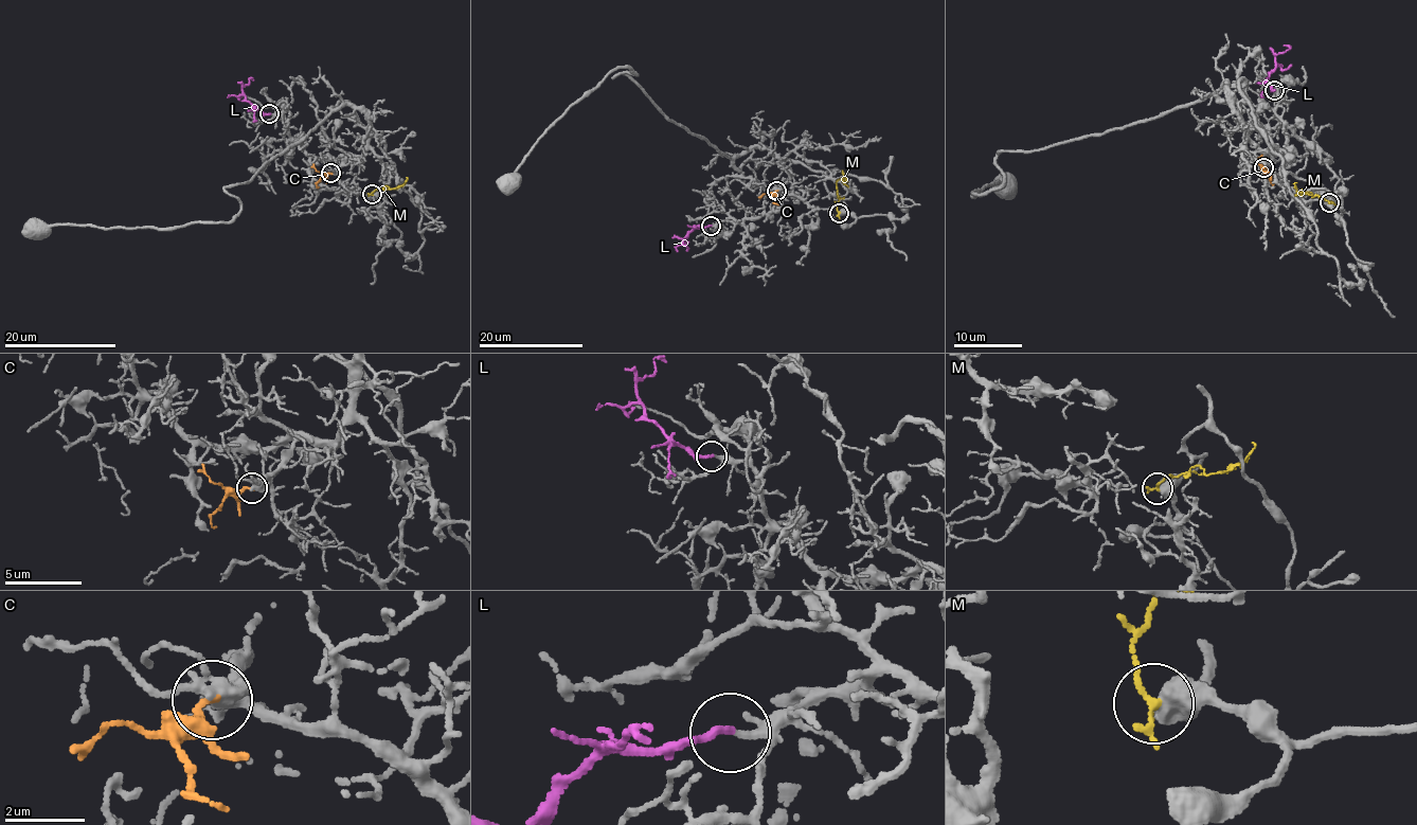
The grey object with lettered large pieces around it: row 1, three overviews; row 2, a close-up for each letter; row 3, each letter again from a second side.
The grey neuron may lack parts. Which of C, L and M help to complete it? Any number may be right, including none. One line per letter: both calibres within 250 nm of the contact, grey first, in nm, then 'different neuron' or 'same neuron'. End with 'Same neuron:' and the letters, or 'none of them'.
C: 320 nm thick on the grey side, 200 nm on the other; different neuron
L: 150 nm thick on the grey side, 190 nm on the other; same neuron
M: 550 nm thick on the grey side, 200 nm on the other; different neuron
Same neuron: L

